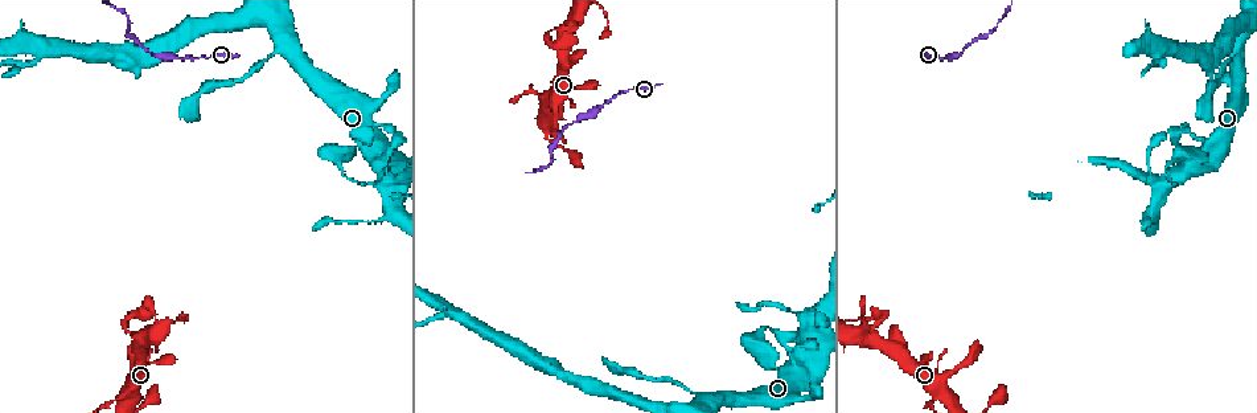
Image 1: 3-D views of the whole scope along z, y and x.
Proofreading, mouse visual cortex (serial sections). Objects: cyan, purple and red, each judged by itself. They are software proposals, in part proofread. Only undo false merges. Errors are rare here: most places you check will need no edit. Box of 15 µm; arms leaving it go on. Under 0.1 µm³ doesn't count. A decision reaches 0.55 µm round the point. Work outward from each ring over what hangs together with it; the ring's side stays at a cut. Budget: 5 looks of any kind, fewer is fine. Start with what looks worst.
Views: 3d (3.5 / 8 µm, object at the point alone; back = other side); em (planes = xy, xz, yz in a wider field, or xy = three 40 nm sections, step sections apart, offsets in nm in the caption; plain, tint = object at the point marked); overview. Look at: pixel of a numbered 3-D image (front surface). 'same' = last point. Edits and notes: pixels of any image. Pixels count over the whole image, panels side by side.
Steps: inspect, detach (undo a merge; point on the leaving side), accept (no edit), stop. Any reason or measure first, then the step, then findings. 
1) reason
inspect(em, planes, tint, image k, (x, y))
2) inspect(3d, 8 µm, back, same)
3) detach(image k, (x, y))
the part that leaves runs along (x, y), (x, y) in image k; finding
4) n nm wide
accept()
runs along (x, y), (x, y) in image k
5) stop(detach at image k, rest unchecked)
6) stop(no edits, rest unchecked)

calibre changes
inspect(3d, 3.5 µm, back, image 1, (1180, 183))

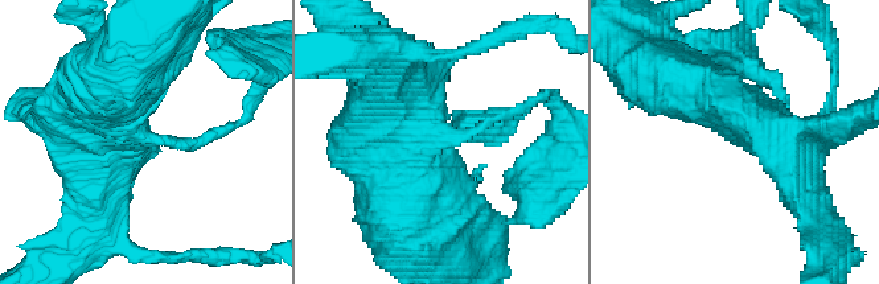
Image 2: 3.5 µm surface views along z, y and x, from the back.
arms of 150, 700 nm
inspect(em, xy, step 2, tint, image 2, (143, 138))

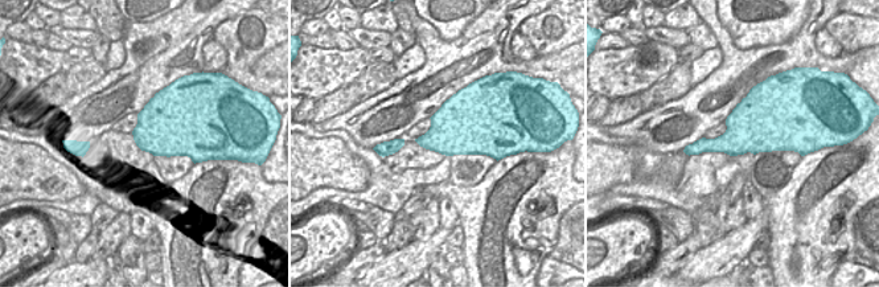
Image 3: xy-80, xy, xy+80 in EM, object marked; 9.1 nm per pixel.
accept()
runs along (402, 178), (402, 139), (520, 111) in image 2; one cell here

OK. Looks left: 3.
thick turns thin
inspect(3d, 3.5 µm, image 1, (178, 59))

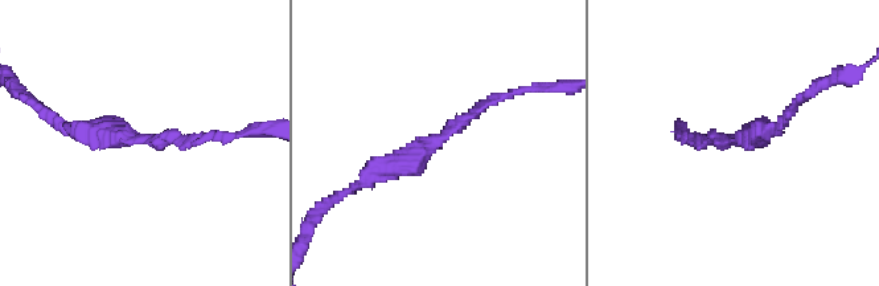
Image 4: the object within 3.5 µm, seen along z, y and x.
inspect(em, planes, tint, image 4, (151, 141))

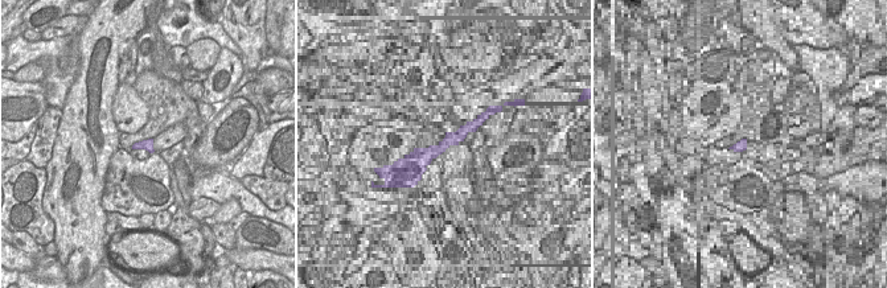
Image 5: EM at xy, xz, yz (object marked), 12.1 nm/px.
cut it another way
inspect(em, xy, step 2, tint, same)

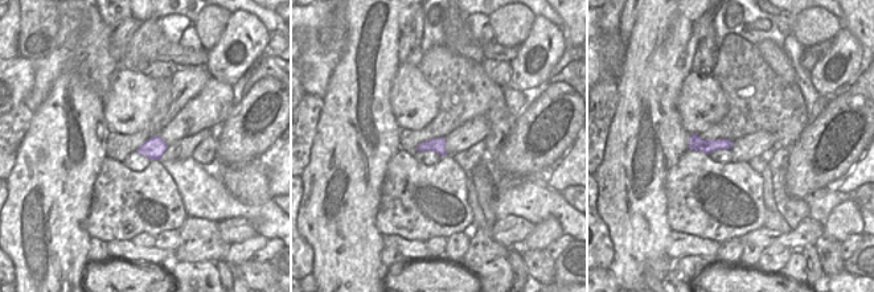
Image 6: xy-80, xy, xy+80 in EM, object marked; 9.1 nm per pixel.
130 nm wide
accept()
runs along (692, 139), (698, 144), (729, 143) in image 6; all the same cell

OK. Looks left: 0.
stop(no edits, rest unchecked)

